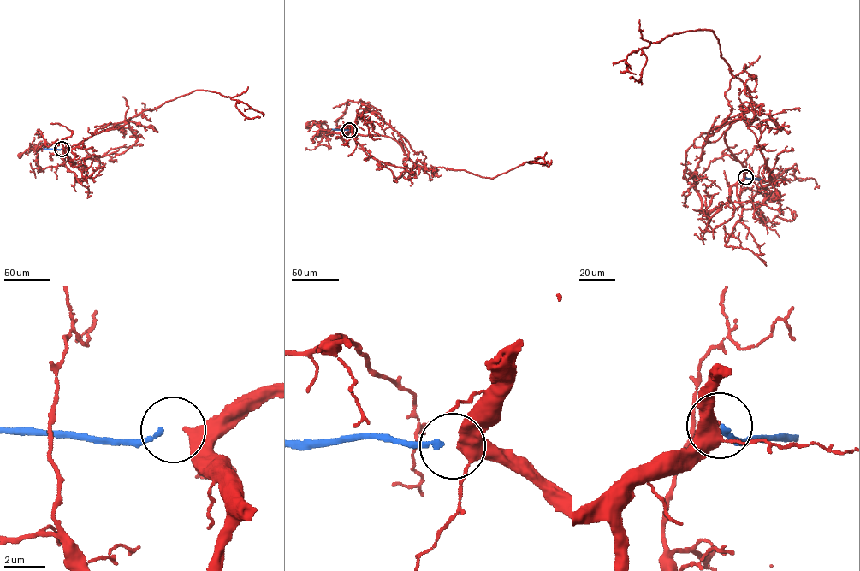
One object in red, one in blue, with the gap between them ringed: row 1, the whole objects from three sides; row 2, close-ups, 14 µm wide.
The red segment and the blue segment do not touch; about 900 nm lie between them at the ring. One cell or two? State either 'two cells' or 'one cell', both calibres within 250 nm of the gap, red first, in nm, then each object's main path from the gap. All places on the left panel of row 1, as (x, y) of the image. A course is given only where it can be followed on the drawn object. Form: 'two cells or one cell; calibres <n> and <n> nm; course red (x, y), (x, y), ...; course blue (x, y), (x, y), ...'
one cell; calibres 400 and 240 nm; course red (62, 149), (65, 165), (42, 170), (37, 162), (35, 149), (29, 148), (20, 155); course blue (61, 149), (44, 149)

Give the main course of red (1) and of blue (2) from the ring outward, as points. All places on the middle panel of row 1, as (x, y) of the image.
1: (349, 130), (348, 126), (336, 133), (320, 129), (316, 136), (323, 130), (321, 124), (311, 120), (307, 125)
2: (348, 130), (332, 129)

